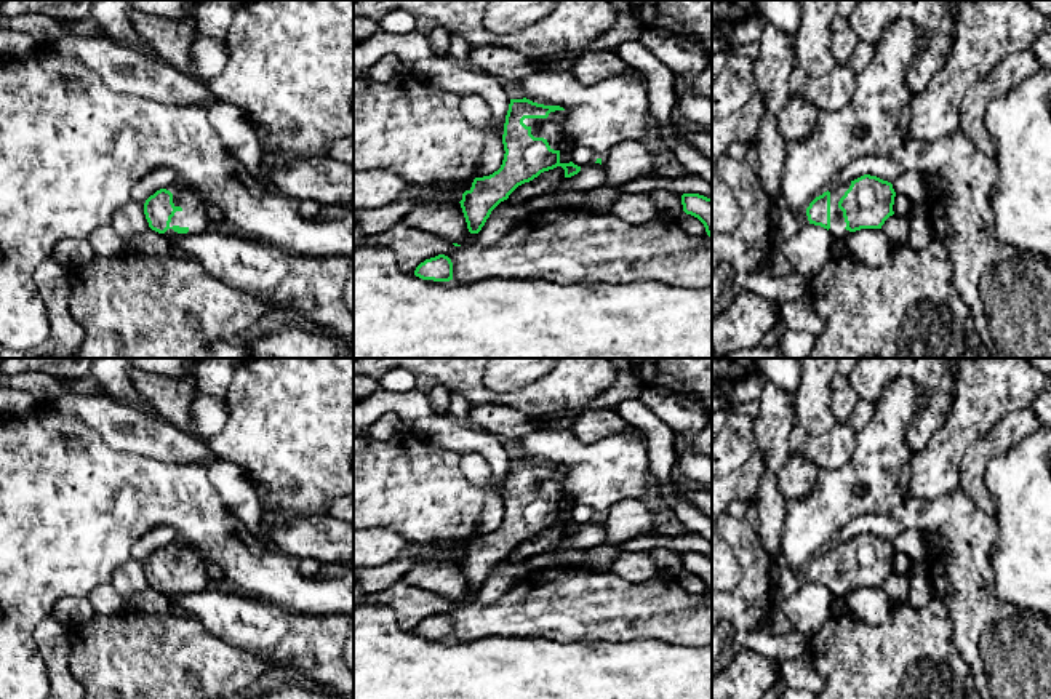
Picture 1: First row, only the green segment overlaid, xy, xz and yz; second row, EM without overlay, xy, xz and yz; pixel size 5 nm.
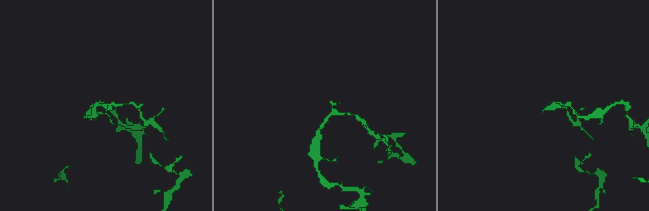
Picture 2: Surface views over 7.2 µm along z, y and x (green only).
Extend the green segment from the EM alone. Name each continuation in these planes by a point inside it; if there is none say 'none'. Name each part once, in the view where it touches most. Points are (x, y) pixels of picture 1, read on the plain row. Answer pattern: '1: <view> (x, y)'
1: xy (194, 573)

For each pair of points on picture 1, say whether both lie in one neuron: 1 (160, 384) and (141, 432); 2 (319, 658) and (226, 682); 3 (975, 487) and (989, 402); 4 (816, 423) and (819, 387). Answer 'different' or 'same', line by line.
1: different
2: different
3: different
4: same

